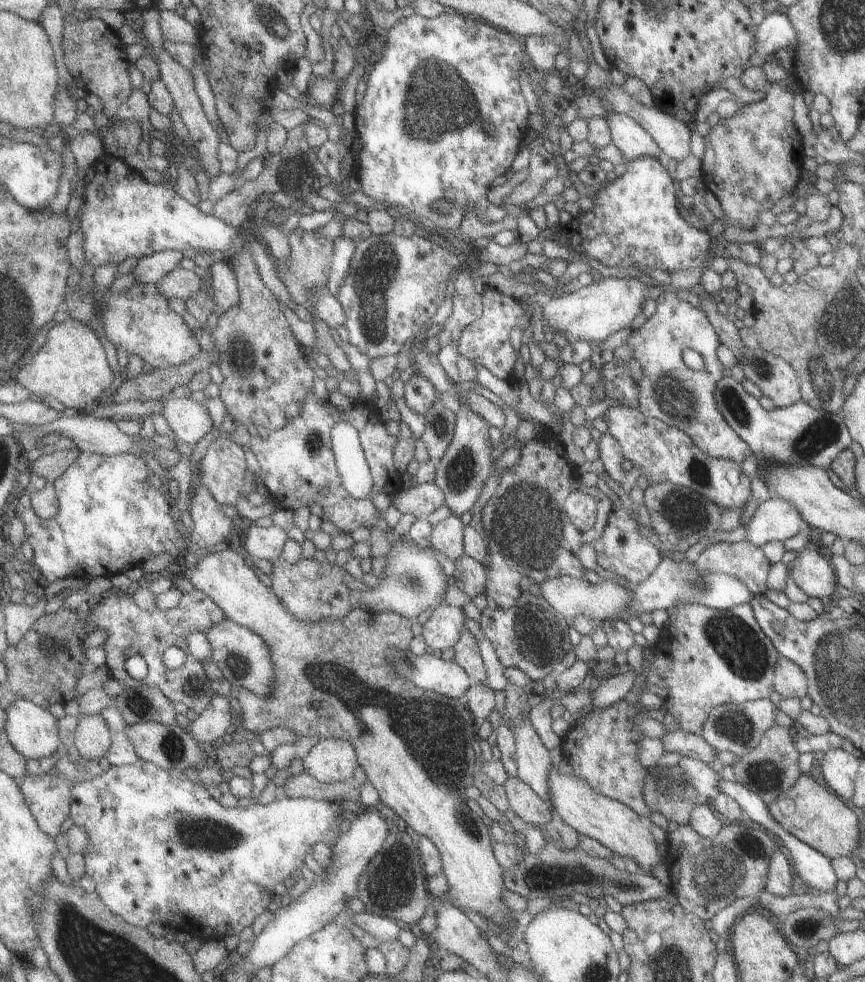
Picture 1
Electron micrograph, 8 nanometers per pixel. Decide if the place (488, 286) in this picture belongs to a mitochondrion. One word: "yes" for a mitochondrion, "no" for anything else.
no

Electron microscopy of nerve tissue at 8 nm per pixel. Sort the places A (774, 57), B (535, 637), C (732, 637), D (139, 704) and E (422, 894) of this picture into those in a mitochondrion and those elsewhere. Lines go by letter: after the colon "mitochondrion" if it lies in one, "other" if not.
A: other
B: mitochondrion
C: mitochondrion
D: mitochondrion
E: other

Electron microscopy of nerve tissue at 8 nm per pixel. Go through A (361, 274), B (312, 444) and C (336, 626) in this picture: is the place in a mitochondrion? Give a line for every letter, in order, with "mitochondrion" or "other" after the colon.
A: mitochondrion
B: mitochondrion
C: other

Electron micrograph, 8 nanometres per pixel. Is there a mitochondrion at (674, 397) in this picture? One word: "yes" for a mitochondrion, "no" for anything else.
yes

